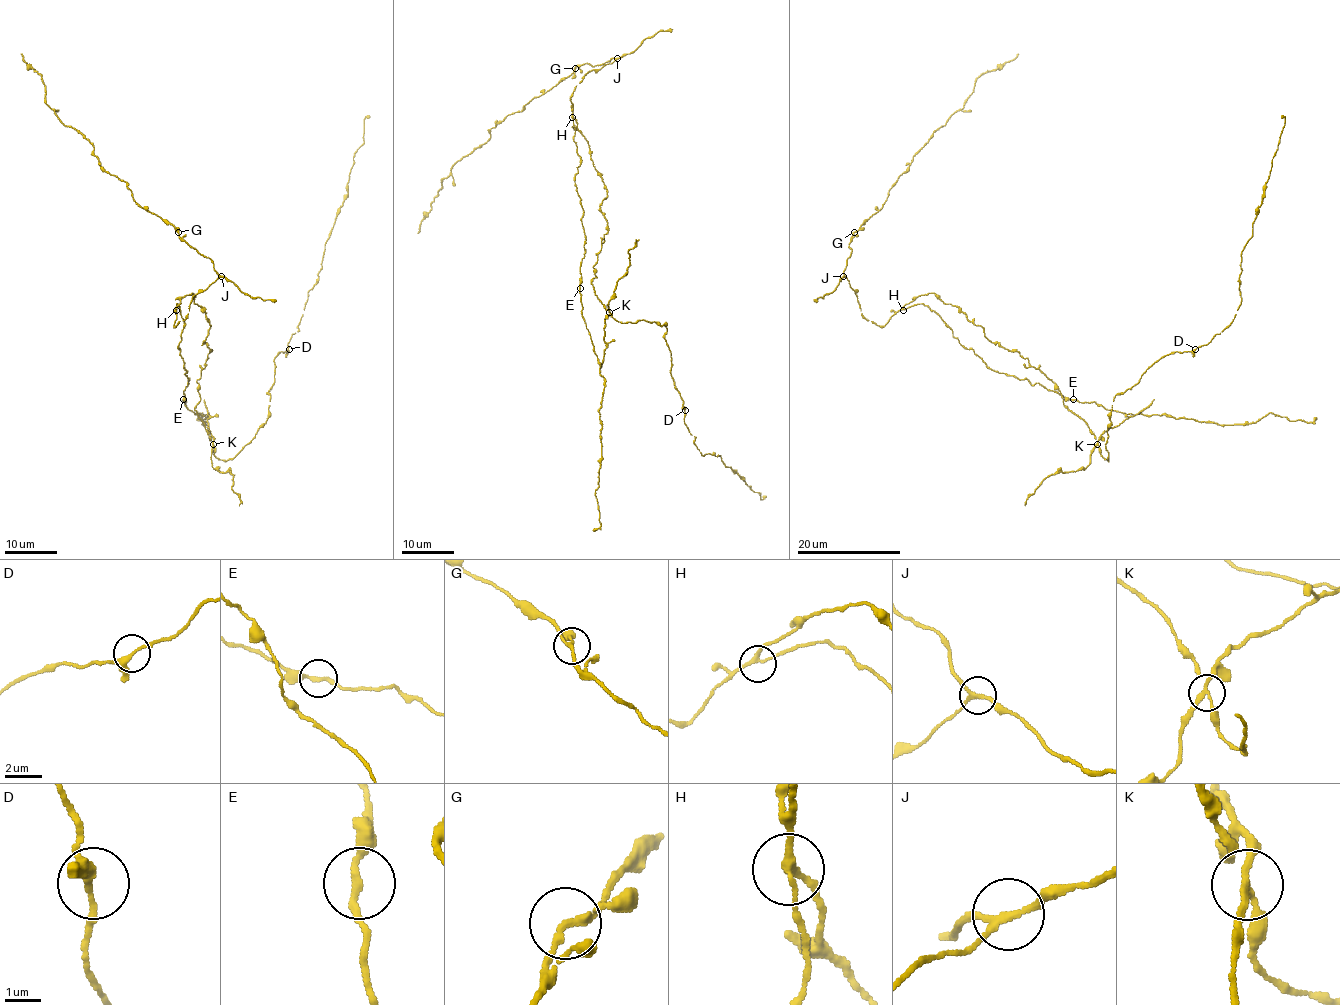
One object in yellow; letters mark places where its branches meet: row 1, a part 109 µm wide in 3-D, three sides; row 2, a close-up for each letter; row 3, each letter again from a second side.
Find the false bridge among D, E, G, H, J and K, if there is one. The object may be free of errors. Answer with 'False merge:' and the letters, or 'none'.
False merge: K

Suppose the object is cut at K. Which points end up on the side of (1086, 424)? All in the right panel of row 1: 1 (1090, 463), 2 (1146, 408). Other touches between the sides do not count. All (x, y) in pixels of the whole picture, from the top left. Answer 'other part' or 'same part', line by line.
1: other part
2: other part

